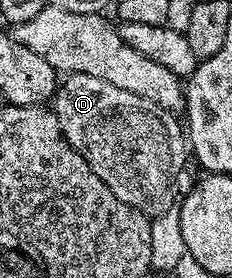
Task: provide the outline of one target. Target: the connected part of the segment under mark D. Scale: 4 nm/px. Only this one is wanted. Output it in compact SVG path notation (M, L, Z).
M70 73L61 80L58 90L54 93L52 110L60 121L60 129L68 141L68 145L72 145L72 149L76 149L86 158L92 173L96 173L96 177L100 177L100 181L104 181L104 185L108 185L108 189L112 189L112 193L116 193L116 197L120 197L120 201L140 209L145 215L151 217L162 215L170 206L172 206L171 208L175 206L174 190L178 187L178 178L182 175L182 166L186 163L186 155L188 159L188 139L184 134L183 124L179 120L178 123L174 120L177 118L161 111L152 101L148 101L144 97L136 97L136 93L128 93L128 89L116 89L116 85L111 85L109 81L100 81L100 77L88 77L88 73Z

